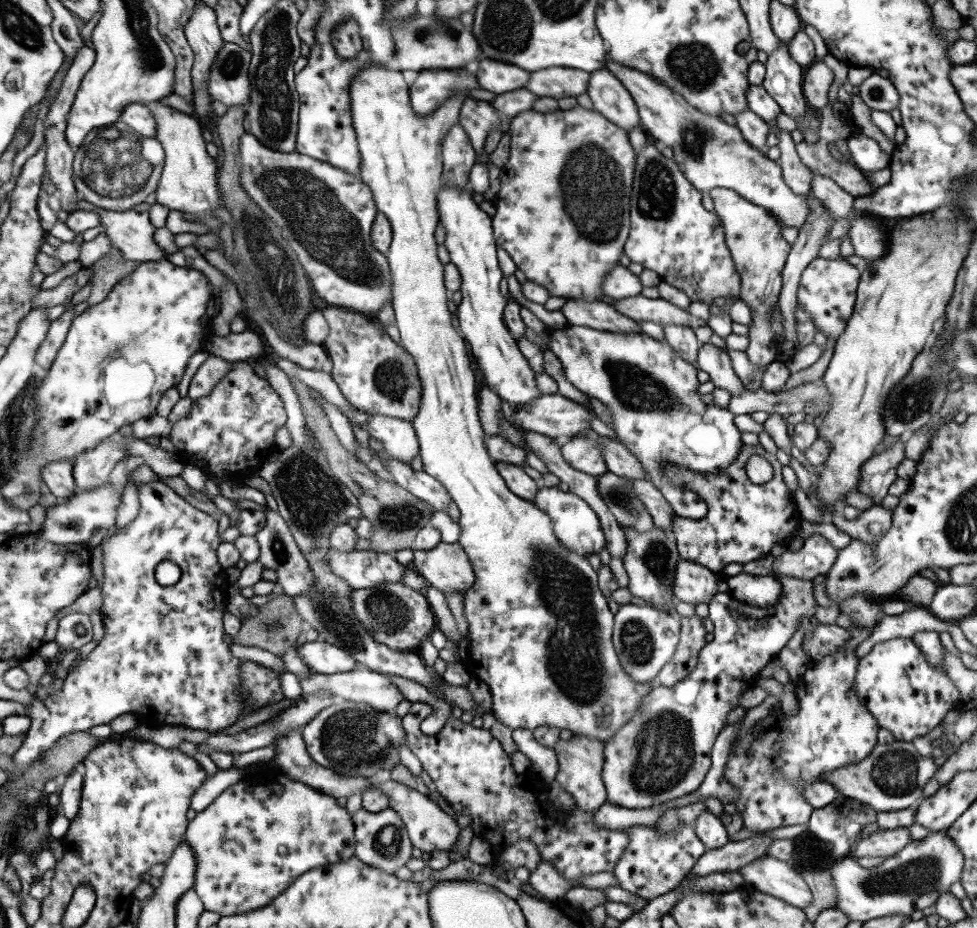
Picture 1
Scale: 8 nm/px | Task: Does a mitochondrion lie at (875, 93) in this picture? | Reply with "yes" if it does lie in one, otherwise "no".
yes

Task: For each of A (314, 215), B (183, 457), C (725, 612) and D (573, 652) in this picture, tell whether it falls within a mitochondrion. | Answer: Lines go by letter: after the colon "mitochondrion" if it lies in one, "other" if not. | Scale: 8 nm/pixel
A: mitochondrion
B: other
C: other
D: mitochondrion

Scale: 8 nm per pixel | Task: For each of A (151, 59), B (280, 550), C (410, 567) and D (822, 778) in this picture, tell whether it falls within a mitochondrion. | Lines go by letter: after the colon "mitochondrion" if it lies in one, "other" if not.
A: mitochondrion
B: mitochondrion
C: other
D: other

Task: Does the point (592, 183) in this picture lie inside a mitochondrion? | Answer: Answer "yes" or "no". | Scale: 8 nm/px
yes

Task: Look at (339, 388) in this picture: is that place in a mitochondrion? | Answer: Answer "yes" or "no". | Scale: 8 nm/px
no

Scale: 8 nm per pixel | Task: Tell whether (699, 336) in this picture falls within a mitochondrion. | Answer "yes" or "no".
no

